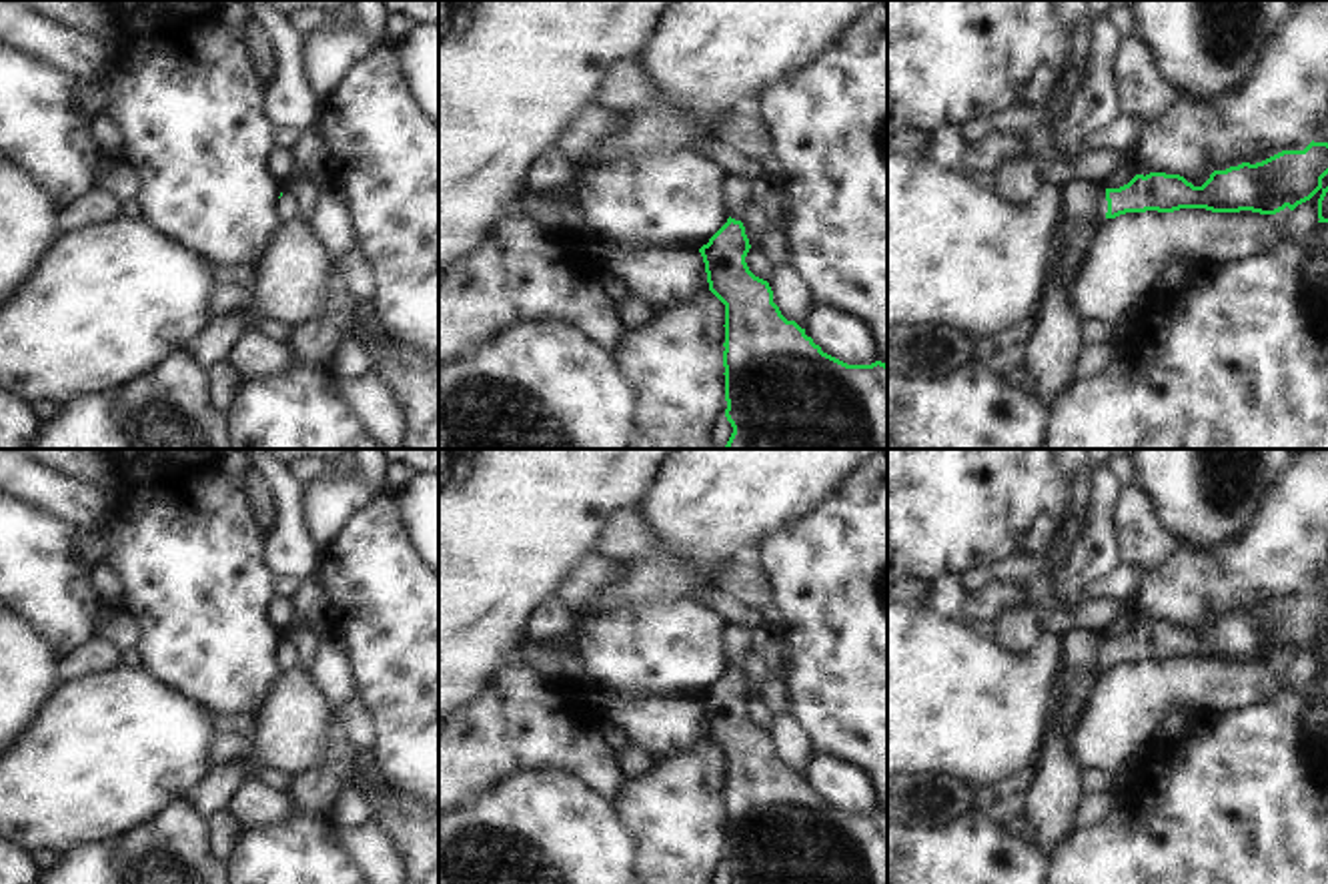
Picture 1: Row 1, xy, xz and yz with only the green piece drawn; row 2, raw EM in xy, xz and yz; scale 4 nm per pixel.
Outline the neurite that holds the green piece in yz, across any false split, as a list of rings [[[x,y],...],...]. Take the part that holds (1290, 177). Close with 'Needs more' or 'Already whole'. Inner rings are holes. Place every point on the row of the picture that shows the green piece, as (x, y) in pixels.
[[[1312,140],[1304,150],[1282,150],[1256,164],[1242,162],[1226,170],[1214,170],[1202,186],[1166,172],[1136,174],[1120,188],[1076,178],[1064,188],[1064,204],[1048,243],[1044,295],[1056,277],[1070,231],[1082,220],[1180,208],[1276,214],[1286,206],[1294,210],[1310,200],[1322,188],[1326,174],[1328,142]]]. Needs more.

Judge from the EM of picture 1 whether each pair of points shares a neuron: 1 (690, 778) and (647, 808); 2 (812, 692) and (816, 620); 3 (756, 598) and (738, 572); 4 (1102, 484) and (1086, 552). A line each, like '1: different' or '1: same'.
1: same
2: same
3: same
4: same

